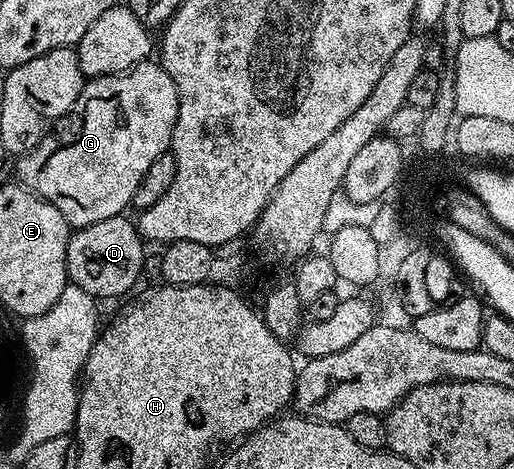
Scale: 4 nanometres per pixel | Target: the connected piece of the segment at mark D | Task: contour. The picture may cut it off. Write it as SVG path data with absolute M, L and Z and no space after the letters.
M118 216L99 220L99 224L82 226L74 229L69 236L67 244L67 260L65 261L65 273L68 281L74 286L83 288L91 297L104 300L104 298L117 298L120 294L125 294L133 285L138 284L142 277L144 260L147 255L147 246L132 221L128 222L128 217Z

